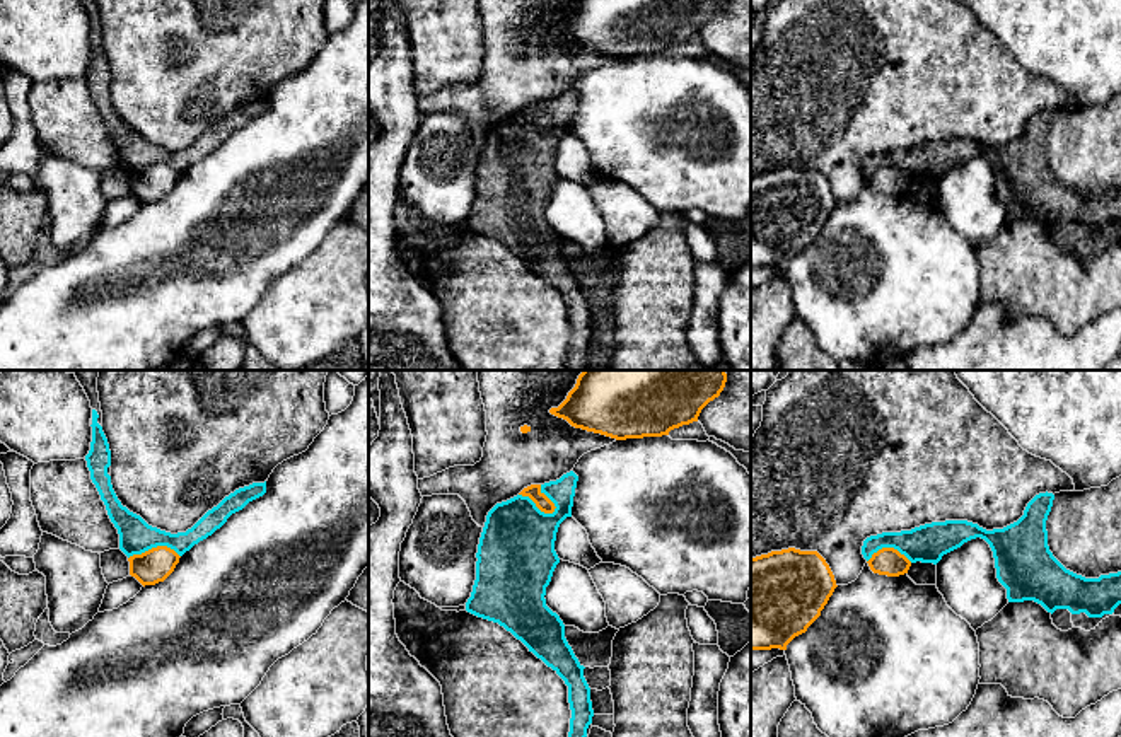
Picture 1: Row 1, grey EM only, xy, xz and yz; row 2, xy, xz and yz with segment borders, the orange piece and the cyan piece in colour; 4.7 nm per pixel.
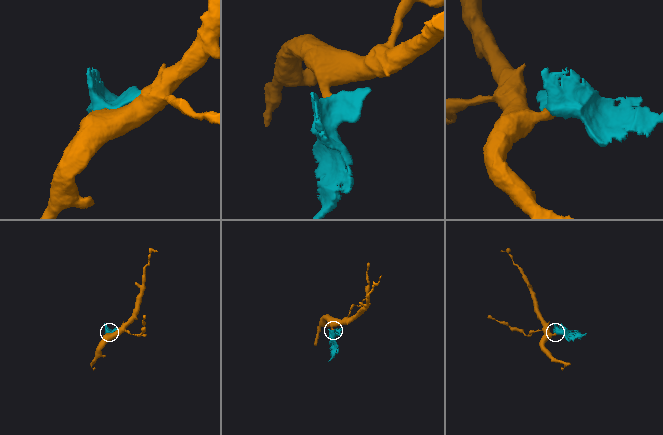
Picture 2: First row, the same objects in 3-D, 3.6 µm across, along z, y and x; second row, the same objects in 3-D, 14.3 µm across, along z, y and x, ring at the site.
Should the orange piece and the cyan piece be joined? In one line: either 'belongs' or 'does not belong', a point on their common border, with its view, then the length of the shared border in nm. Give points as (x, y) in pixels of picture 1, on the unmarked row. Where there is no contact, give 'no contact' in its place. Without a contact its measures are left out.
does not belong | xz (538, 125) | 200 nm

